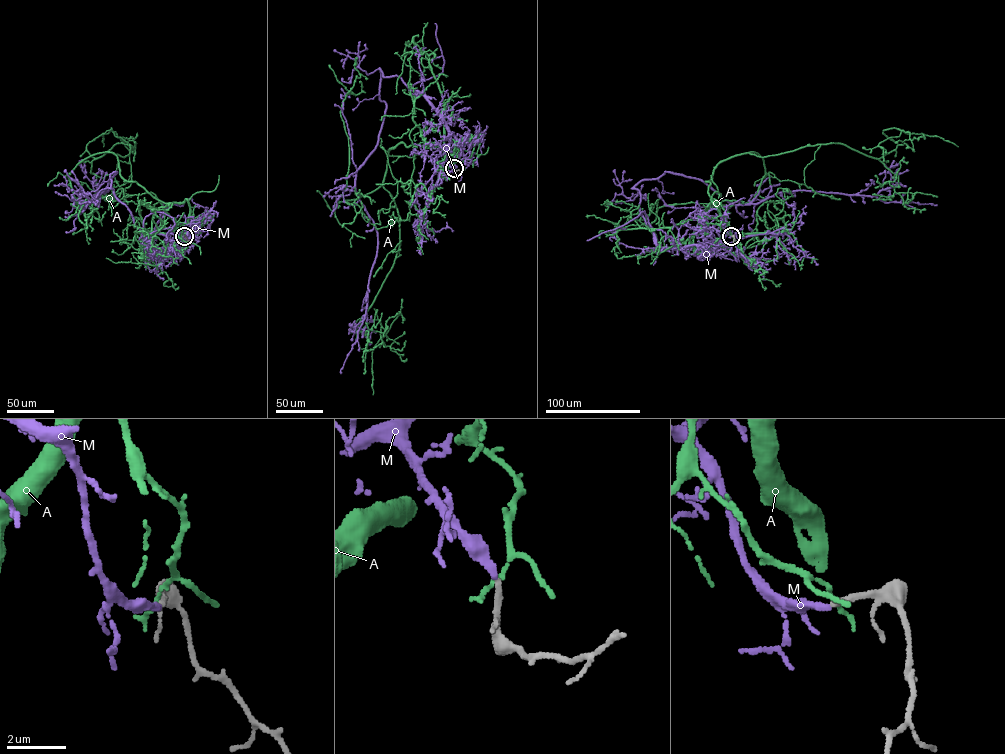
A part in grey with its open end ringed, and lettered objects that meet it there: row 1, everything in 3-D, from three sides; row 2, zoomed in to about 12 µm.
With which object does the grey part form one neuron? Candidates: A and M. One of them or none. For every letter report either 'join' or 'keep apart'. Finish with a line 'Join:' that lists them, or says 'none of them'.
A: keep apart
M: join
Join: M

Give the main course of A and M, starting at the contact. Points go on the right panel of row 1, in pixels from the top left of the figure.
A: (732, 236), (706, 181), (734, 156), (841, 143), (879, 158), (896, 148), (883, 133), (893, 128), (958, 146)
M: (731, 236), (660, 247), (634, 187), (666, 172), (702, 180), (734, 204), (801, 190), (937, 205)

